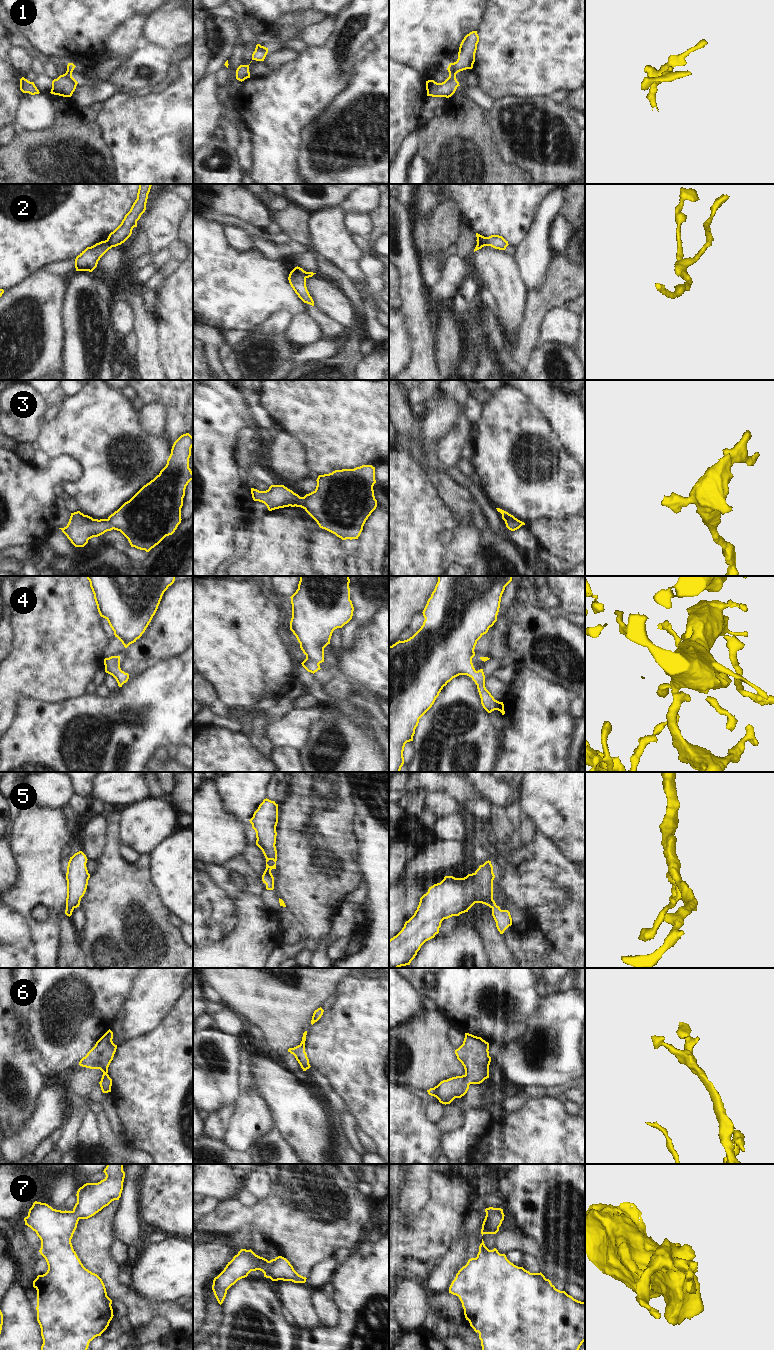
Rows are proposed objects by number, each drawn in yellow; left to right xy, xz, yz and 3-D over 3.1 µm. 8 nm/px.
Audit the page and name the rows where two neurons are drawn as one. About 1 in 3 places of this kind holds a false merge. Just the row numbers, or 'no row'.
2

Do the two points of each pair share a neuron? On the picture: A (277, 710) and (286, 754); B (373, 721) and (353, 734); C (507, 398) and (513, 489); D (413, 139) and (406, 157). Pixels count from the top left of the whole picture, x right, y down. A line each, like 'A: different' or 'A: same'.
A: different
B: different
C: same
D: same

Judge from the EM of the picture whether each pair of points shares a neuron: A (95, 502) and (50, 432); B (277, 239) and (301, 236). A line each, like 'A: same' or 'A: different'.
A: same
B: different

